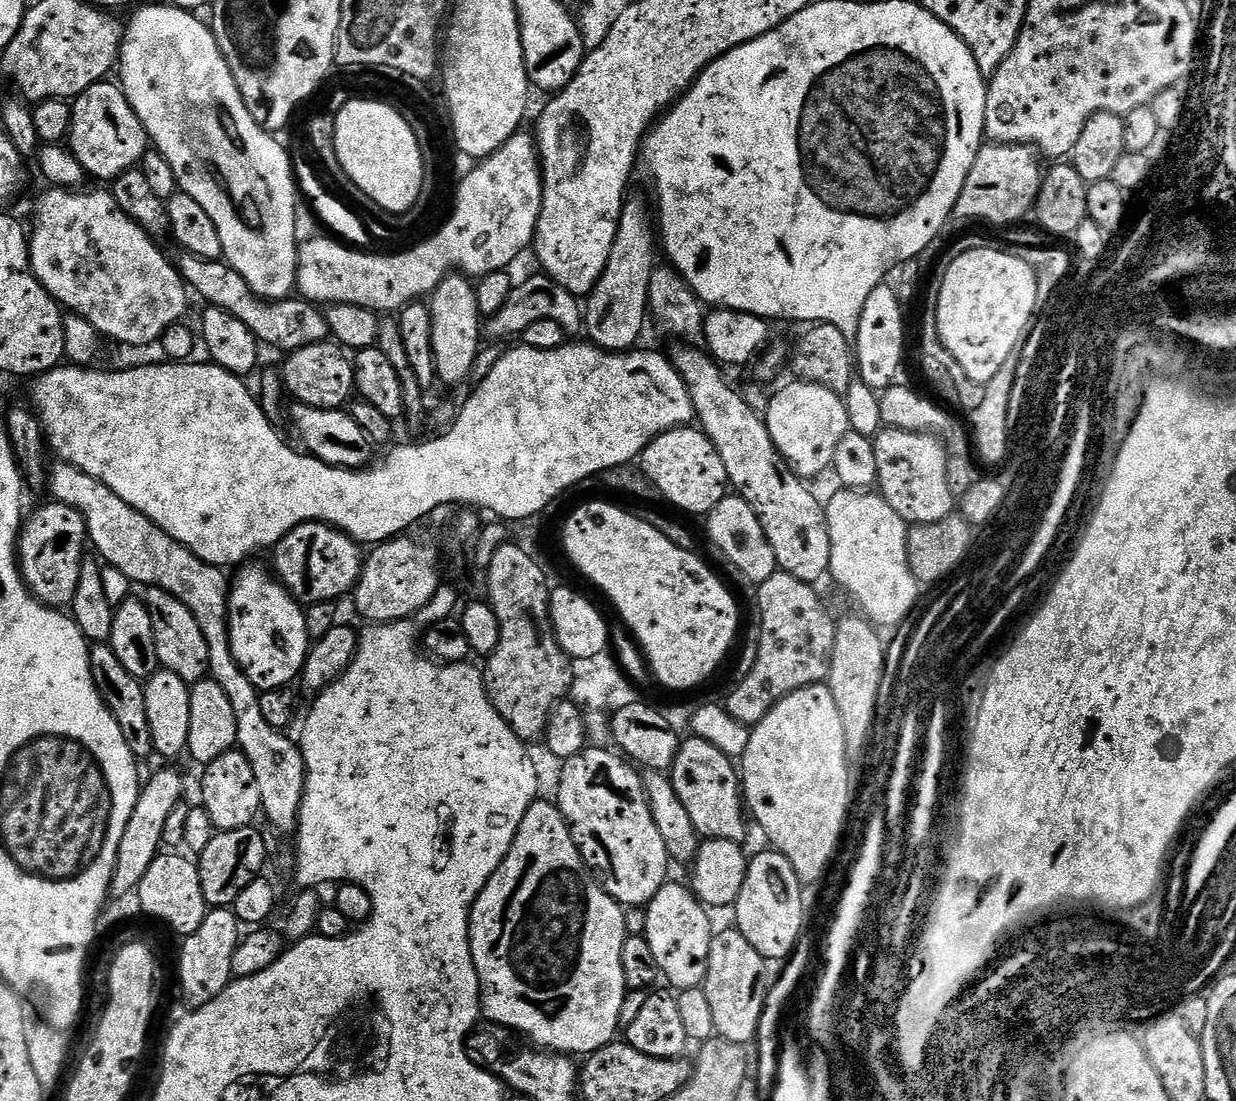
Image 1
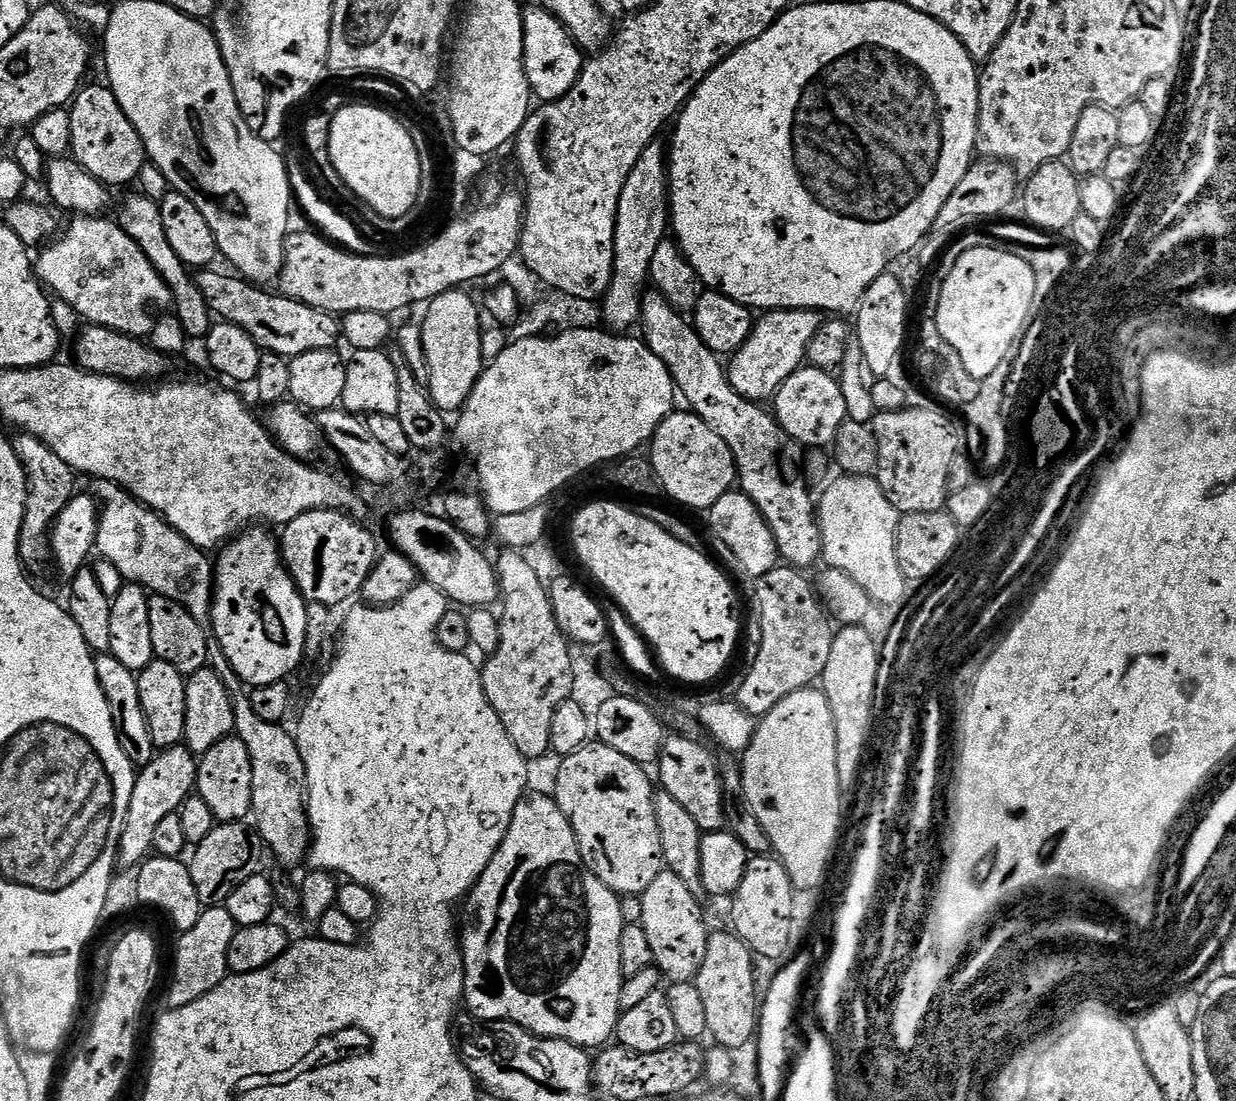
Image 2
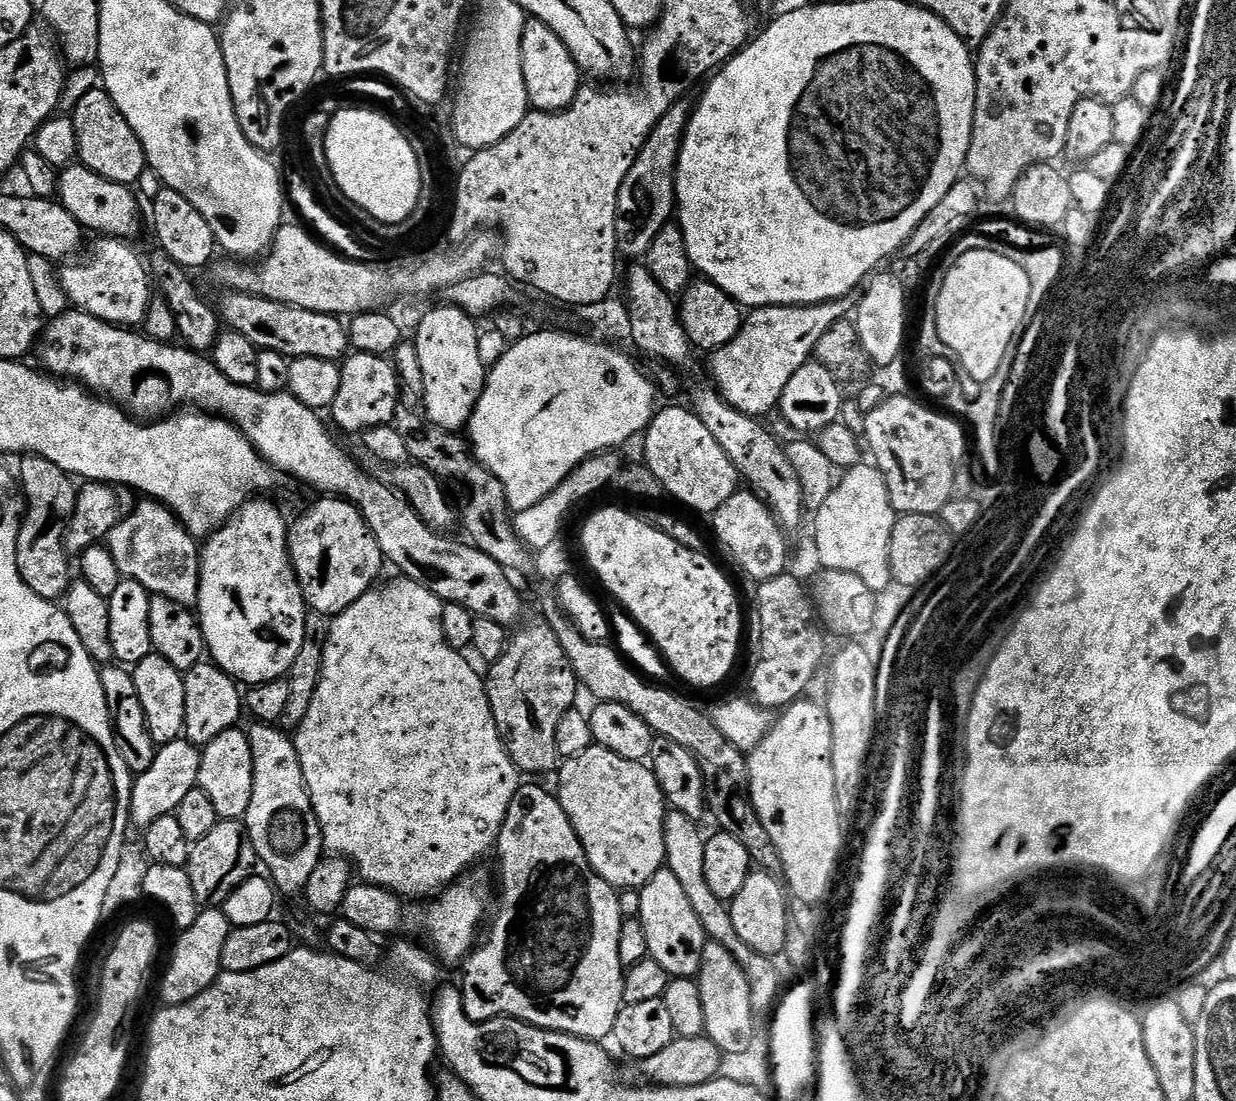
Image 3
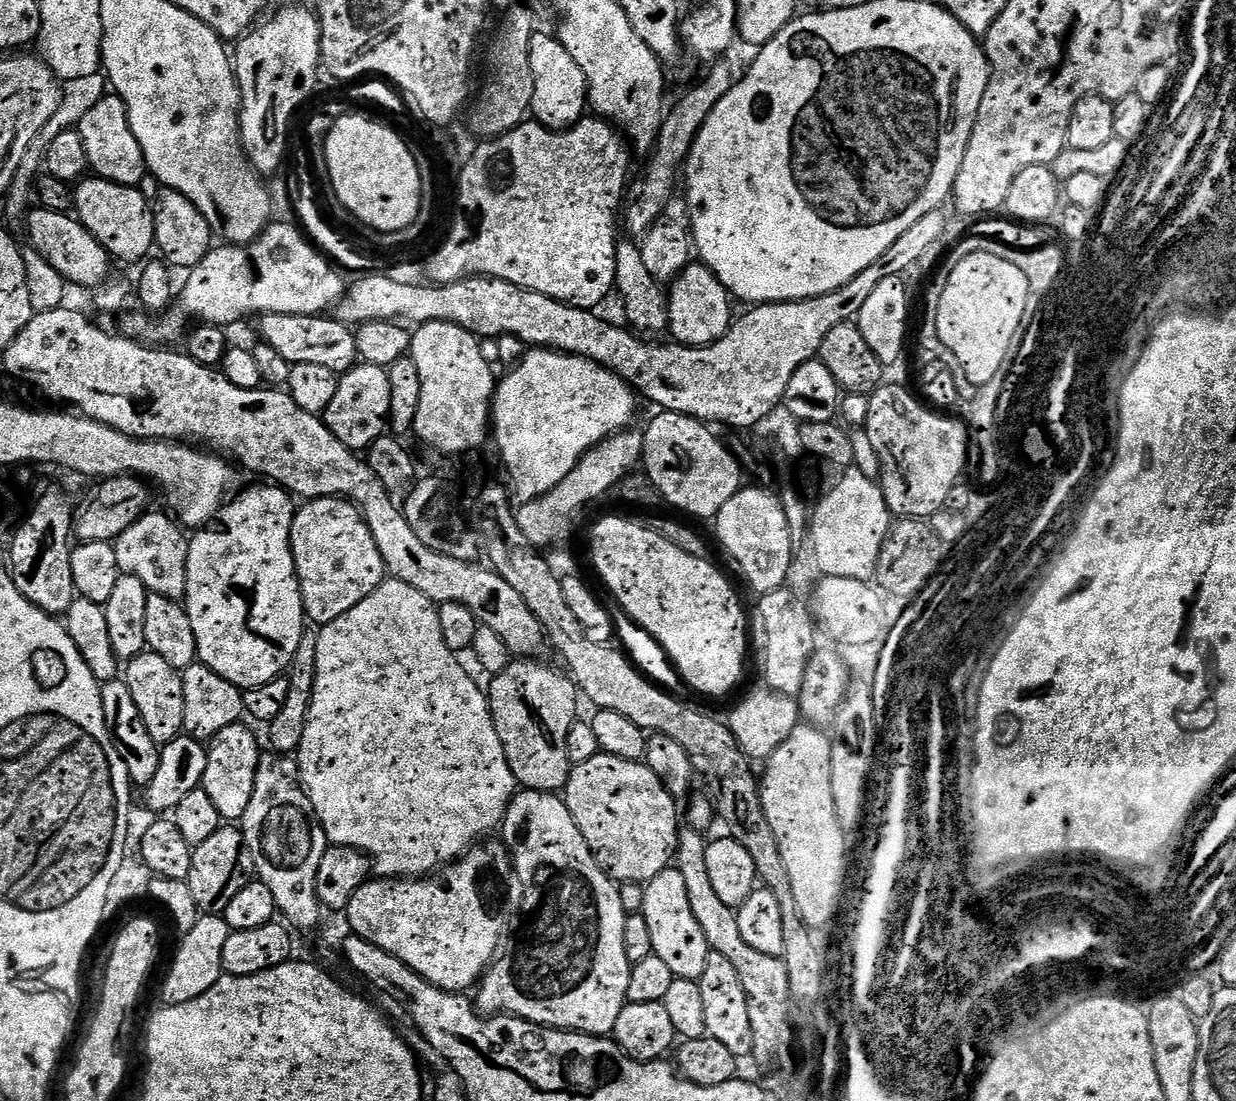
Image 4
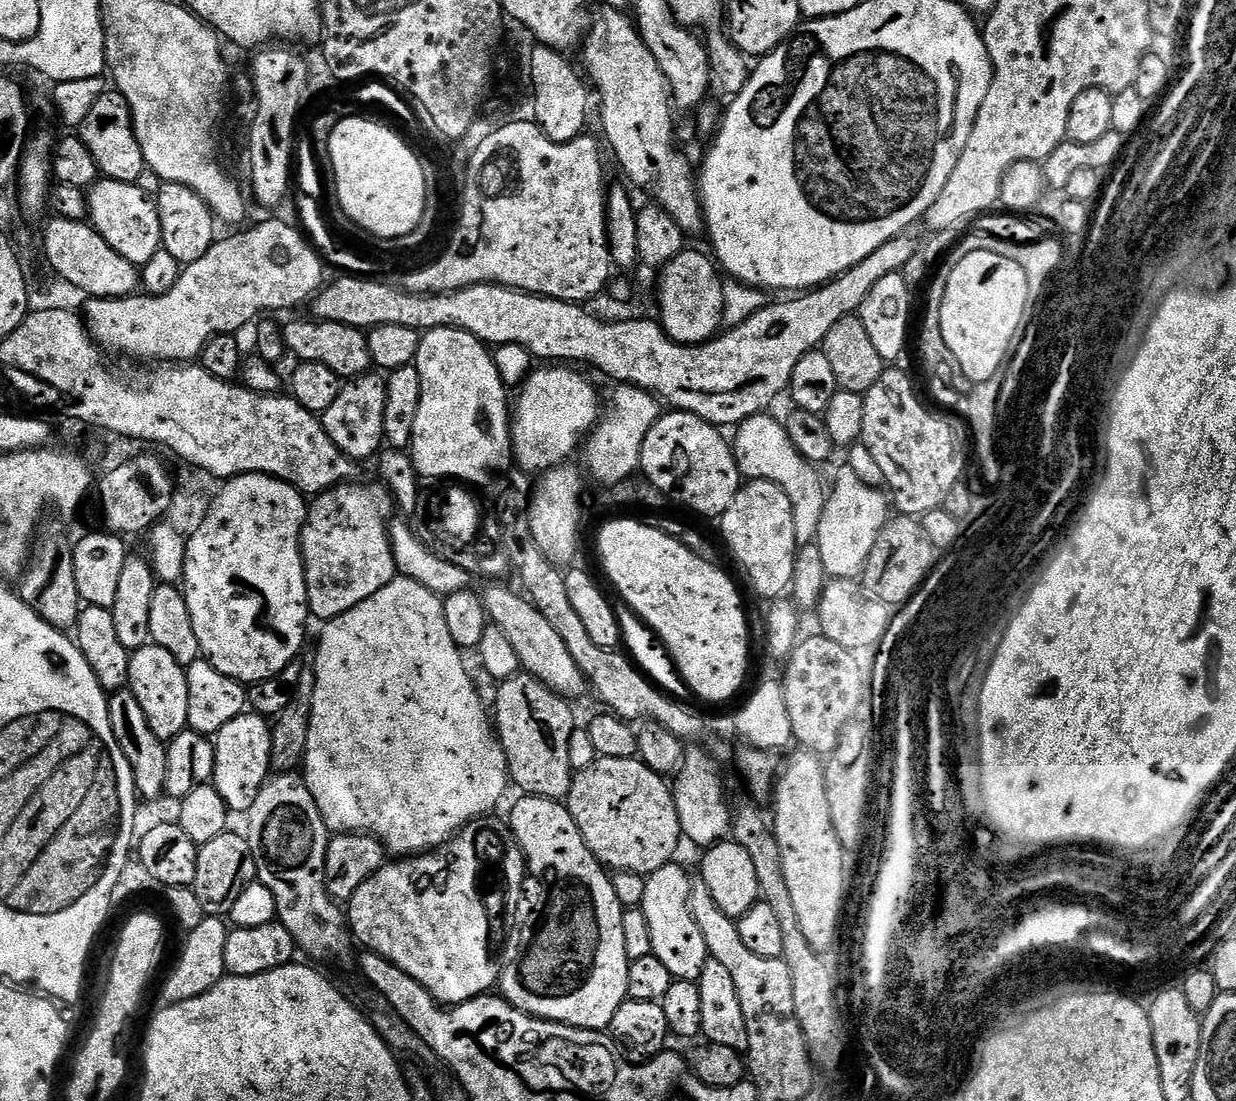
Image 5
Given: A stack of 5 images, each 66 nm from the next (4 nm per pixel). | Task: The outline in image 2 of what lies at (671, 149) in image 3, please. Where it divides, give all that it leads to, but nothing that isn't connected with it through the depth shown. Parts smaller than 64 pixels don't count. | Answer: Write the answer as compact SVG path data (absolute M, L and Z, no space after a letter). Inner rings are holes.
M660 140L652 141L639 155L634 169L622 186L618 210L615 214L614 264L611 282L600 302L601 321L614 332L626 332L640 319L641 302L649 274L650 259L666 238L670 222L670 181L666 146Z

